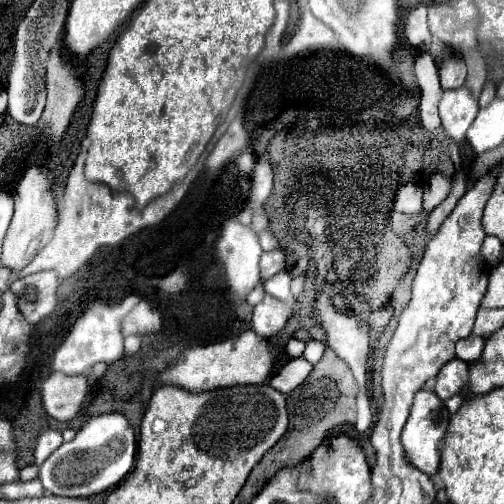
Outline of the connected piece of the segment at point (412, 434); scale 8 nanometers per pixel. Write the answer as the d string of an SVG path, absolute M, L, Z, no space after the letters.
M422 388L414 398L410 418L408 418L408 422L402 430L402 444L404 444L404 450L406 450L406 456L408 456L410 464L414 464L418 470L426 472L428 476L434 476L436 470L438 470L440 444L442 444L442 438L446 434L448 420L450 420L450 412L444 406L444 402L436 396L436 392Z

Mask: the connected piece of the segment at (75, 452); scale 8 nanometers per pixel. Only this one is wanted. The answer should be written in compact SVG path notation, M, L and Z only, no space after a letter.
M110 412L92 416L82 430L78 430L76 438L64 442L42 466L40 466L40 482L46 492L56 496L74 496L88 498L108 488L120 484L126 474L132 470L136 458L136 434L128 424L128 418L122 412Z

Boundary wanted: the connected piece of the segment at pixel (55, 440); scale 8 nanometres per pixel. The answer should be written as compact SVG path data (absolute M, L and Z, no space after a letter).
M48 428L48 430L44 430L42 434L40 434L40 438L38 438L38 446L36 446L36 450L34 450L34 458L36 458L36 464L40 466L60 444L62 444L64 440L62 440L62 434L58 432L58 430L52 430L52 428Z

